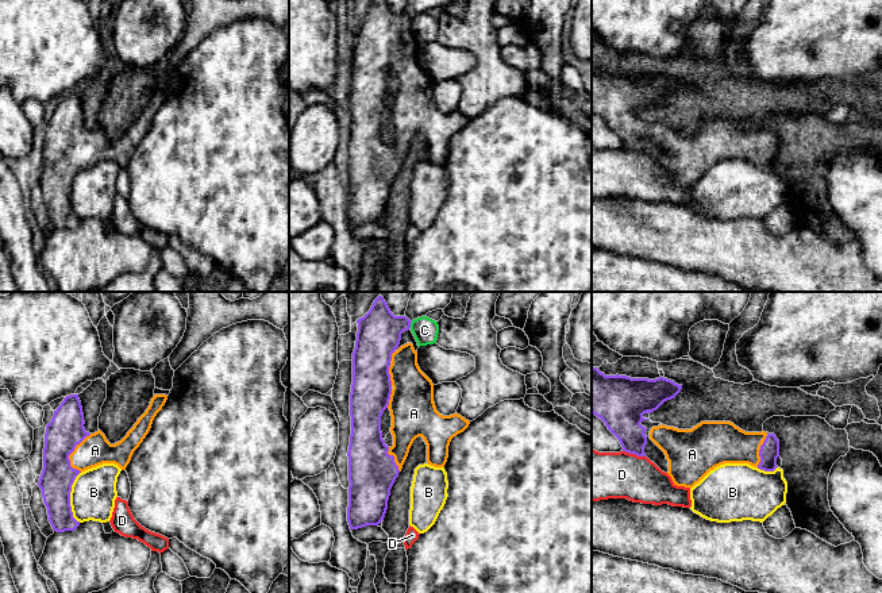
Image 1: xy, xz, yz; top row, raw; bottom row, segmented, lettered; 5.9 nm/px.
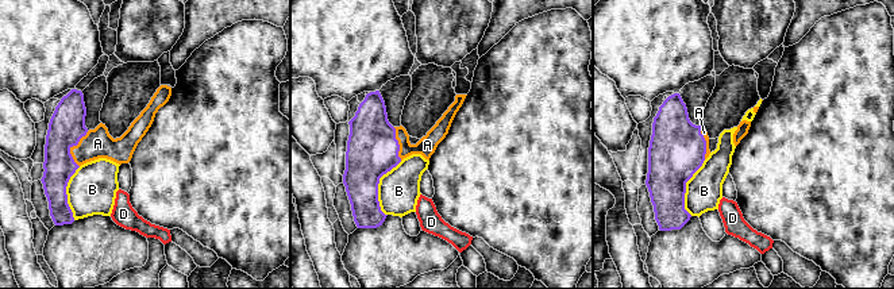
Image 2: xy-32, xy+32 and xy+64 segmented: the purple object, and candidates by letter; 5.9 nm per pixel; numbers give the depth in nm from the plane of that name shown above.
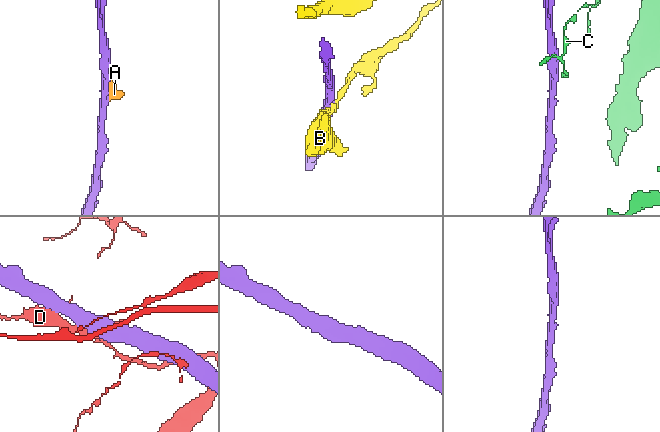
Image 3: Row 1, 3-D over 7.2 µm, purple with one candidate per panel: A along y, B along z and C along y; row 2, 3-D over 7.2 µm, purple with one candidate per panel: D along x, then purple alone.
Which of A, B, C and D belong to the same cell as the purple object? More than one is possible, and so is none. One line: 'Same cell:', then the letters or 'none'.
Same cell: A

